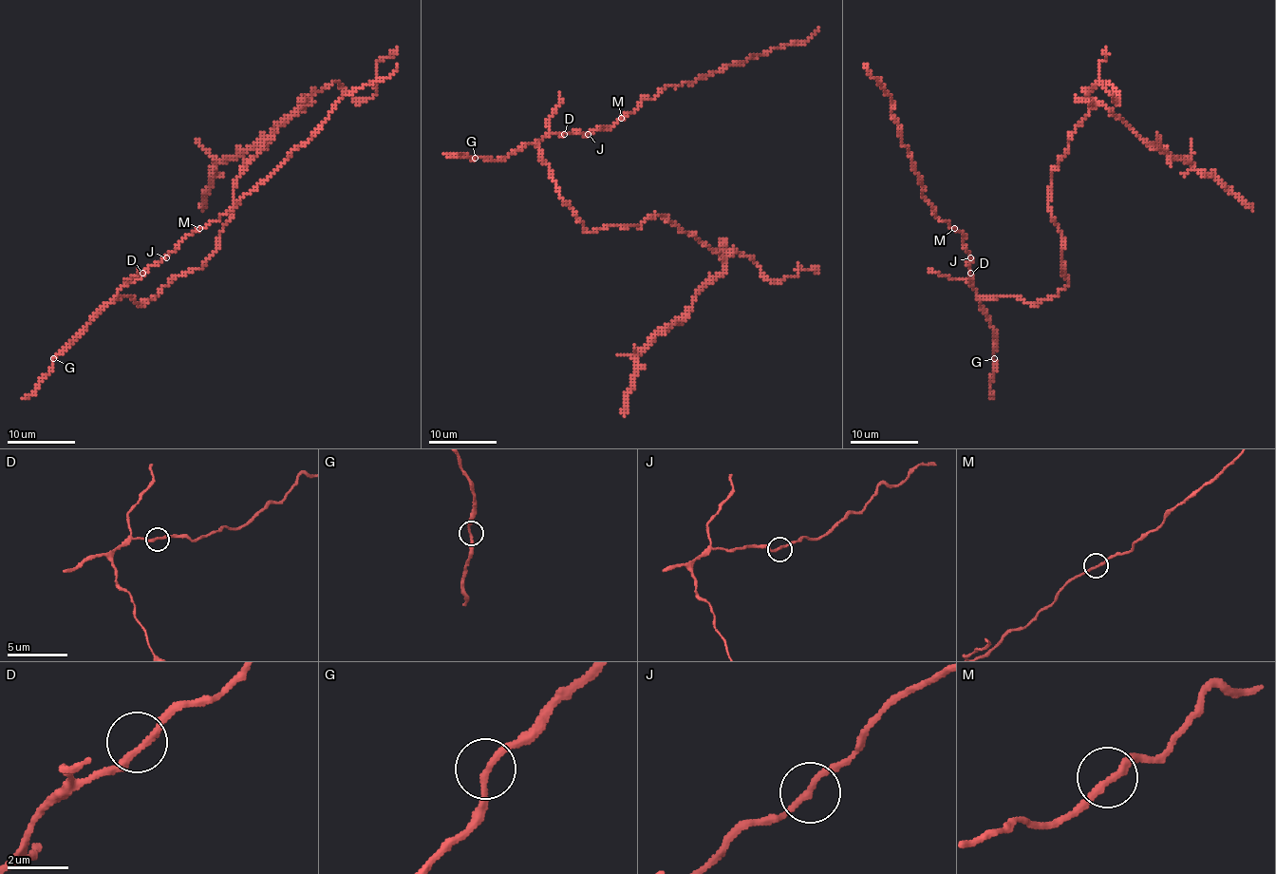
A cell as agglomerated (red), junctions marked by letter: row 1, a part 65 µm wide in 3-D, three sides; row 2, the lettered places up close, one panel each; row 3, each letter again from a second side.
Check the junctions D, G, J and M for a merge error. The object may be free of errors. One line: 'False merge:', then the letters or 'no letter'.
False merge: no letter

